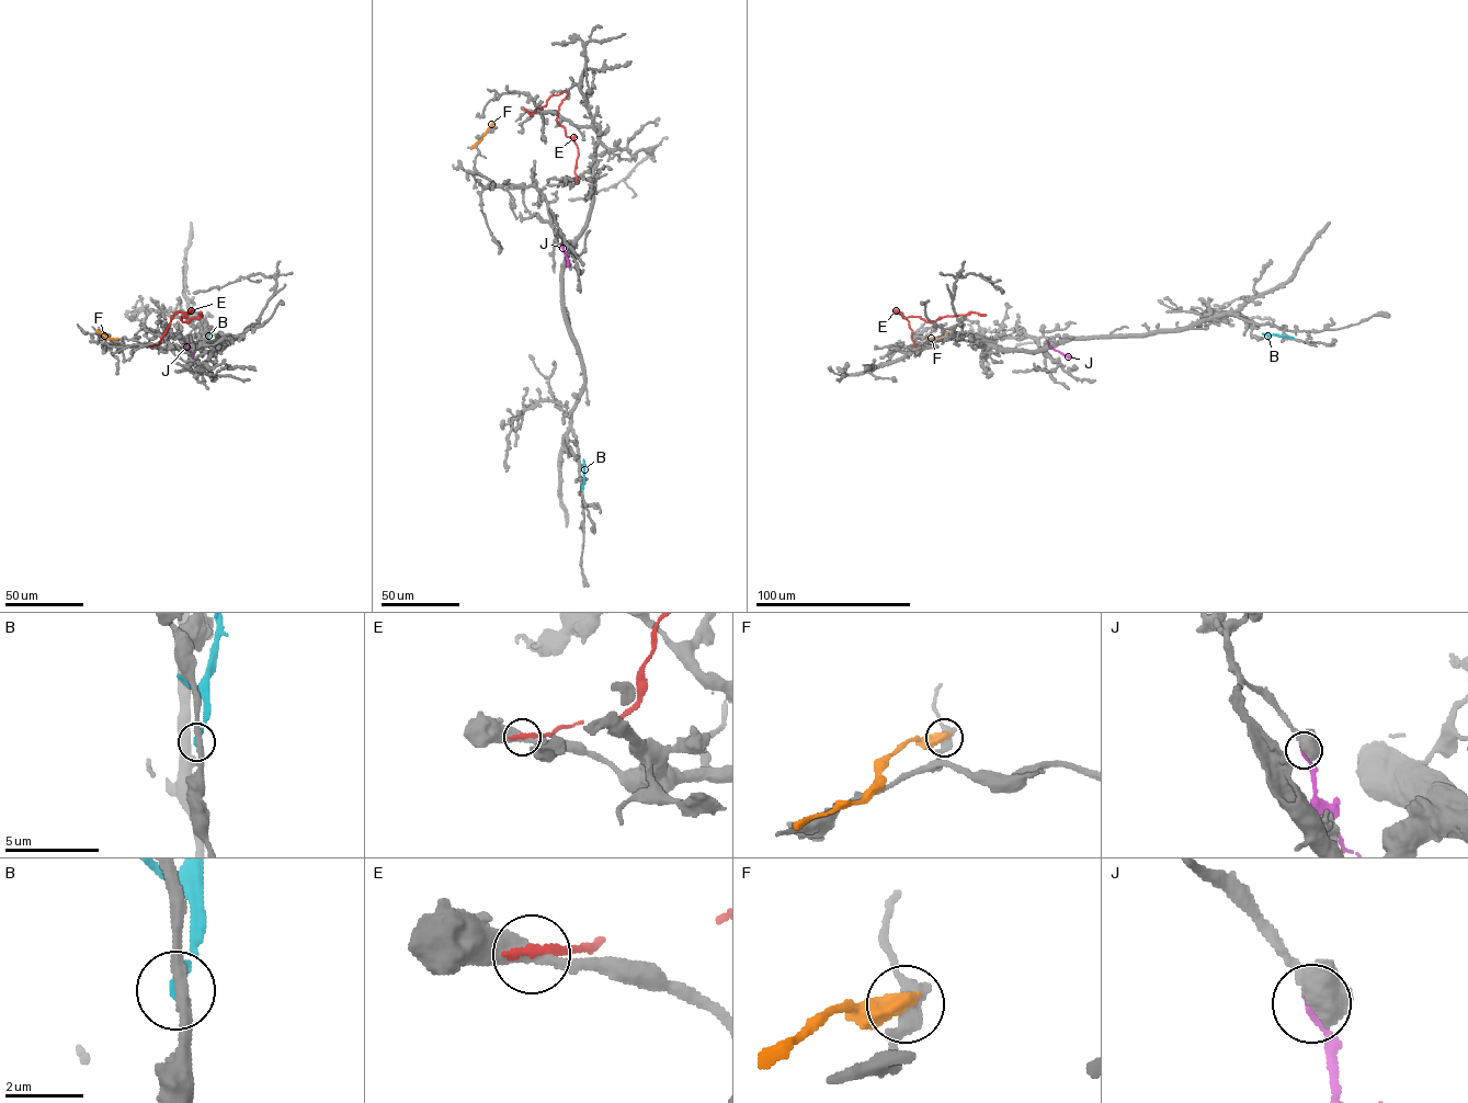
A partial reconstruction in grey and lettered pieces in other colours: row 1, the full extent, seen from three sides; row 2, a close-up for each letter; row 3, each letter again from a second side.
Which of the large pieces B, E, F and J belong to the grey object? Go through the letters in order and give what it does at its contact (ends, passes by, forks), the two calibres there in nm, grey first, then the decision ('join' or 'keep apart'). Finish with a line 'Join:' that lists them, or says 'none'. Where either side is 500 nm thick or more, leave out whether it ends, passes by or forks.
B: it ends | 360/300 nm | keep apart
E: it ends | 420/240 nm | keep apart
F: 360/600 nm | keep apart
J: 600/200 nm | keep apart
Join: none

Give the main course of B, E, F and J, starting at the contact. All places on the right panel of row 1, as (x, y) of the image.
B: (1293, 338), (1262, 333)
E: (912, 347), (918, 345), (909, 321), (895, 309), (906, 318), (920, 316), (931, 322), (973, 313), (986, 315)
F: (951, 331), (939, 338), (925, 338)
J: (1048, 342), (1069, 356)

